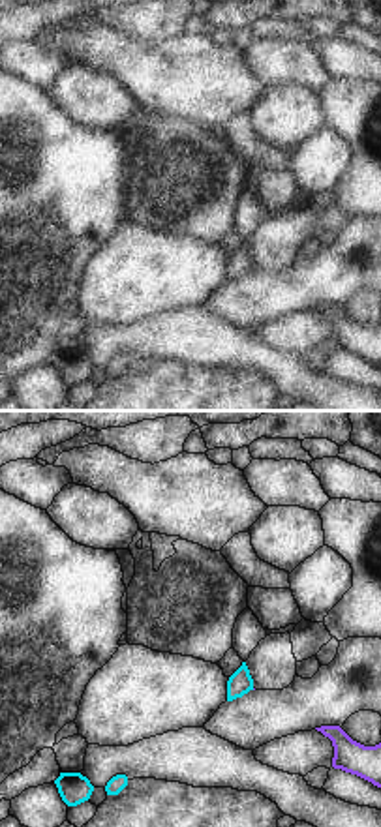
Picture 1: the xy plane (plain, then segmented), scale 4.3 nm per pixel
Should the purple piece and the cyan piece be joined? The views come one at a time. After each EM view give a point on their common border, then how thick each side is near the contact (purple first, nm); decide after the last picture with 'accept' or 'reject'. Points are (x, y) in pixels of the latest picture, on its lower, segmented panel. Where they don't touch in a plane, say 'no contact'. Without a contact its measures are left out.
no contact

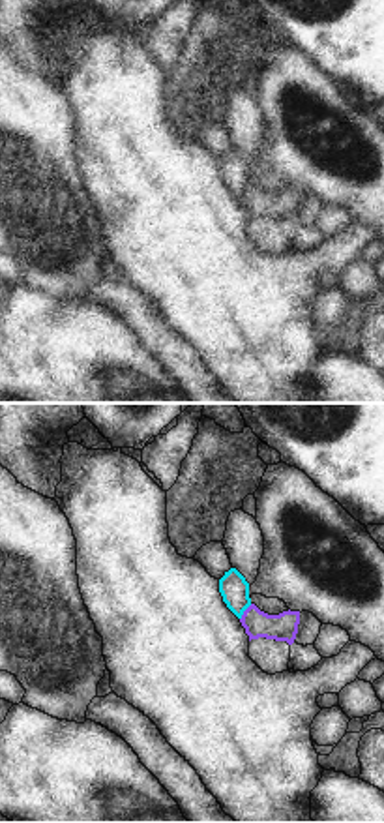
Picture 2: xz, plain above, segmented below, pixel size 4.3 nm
(244, 612) | 120/120 nm

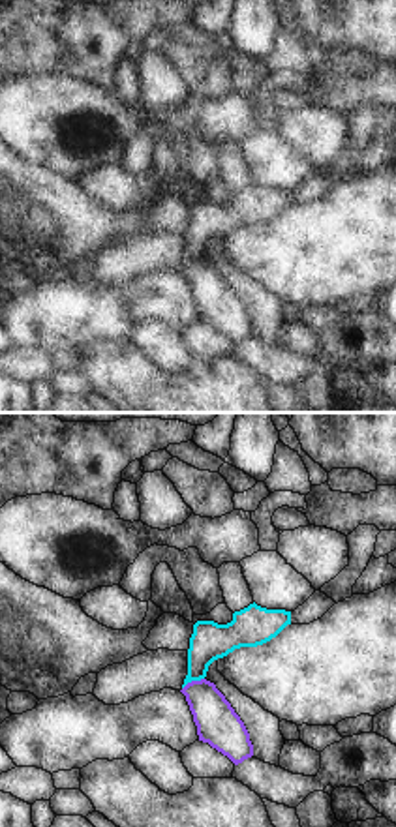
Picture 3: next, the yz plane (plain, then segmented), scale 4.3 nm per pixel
(192, 681) | 180/160 nm

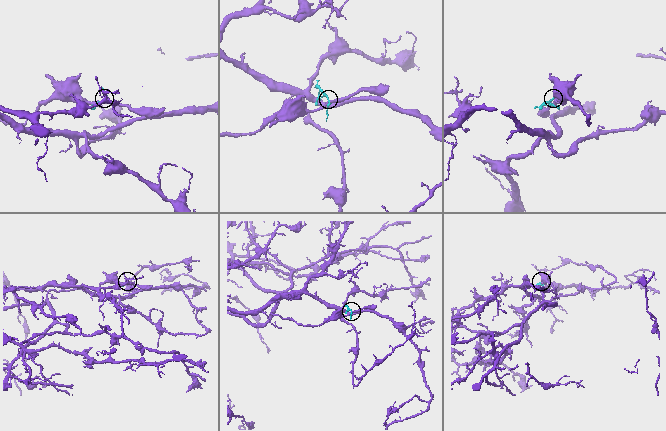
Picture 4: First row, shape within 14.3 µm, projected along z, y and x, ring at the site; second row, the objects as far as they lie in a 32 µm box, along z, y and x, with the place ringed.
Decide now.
reject

